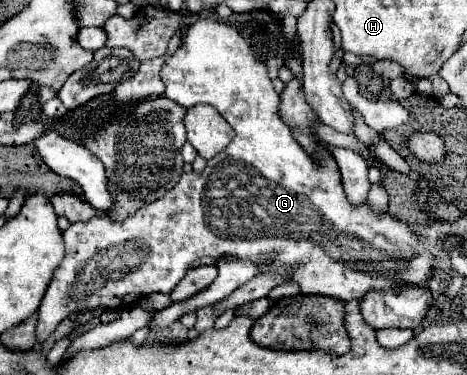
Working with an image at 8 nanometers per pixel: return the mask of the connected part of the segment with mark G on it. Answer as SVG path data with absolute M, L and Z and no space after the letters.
M199 18L193 24L189 24L189 28L185 32L185 38L181 40L181 46L169 58L169 62L163 66L161 80L165 84L165 96L171 98L177 104L211 104L225 120L231 120L231 128L235 130L235 138L231 140L231 144L223 152L219 152L217 156L213 156L207 162L203 172L193 170L189 174L183 174L179 184L173 190L169 190L163 198L155 200L153 204L143 206L141 210L137 210L133 216L125 218L123 222L113 222L105 214L99 212L91 220L75 222L65 230L65 234L63 234L63 238L65 238L65 260L61 262L61 268L55 270L53 282L49 284L49 288L47 288L47 292L45 292L43 300L41 300L39 312L37 312L39 314L39 322L37 322L37 340L39 342L45 342L55 332L59 322L63 318L67 318L69 314L77 312L77 310L89 310L89 308L91 310L97 310L97 308L123 310L123 308L129 308L131 304L137 304L141 298L145 298L149 294L157 294L157 292L169 294L173 290L173 286L183 278L189 264L193 260L199 260L199 258L219 260L219 258L227 256L227 258L239 258L239 260L257 262L259 274L269 274L269 272L277 272L277 270L289 272L287 282L297 282L303 294L325 294L325 296L335 296L335 298L341 298L341 300L361 298L361 294L367 294L369 290L385 290L385 288L395 288L395 286L427 286L427 282L431 280L431 276L435 272L435 256L423 244L421 236L417 232L413 232L407 222L401 222L401 218L395 218L389 212L373 210L369 206L369 202L363 202L359 206L349 202L349 198L347 198L347 194L343 190L343 184L341 184L341 172L339 172L337 162L333 160L331 152L329 152L329 160L323 160L323 158L317 160L297 142L297 138L293 136L293 128L289 124L285 124L281 114L279 114L281 98L273 90L273 82L267 76L265 62L261 58L257 58L251 44L247 44L247 40L233 26L227 26L227 24L211 20L211 18Z

